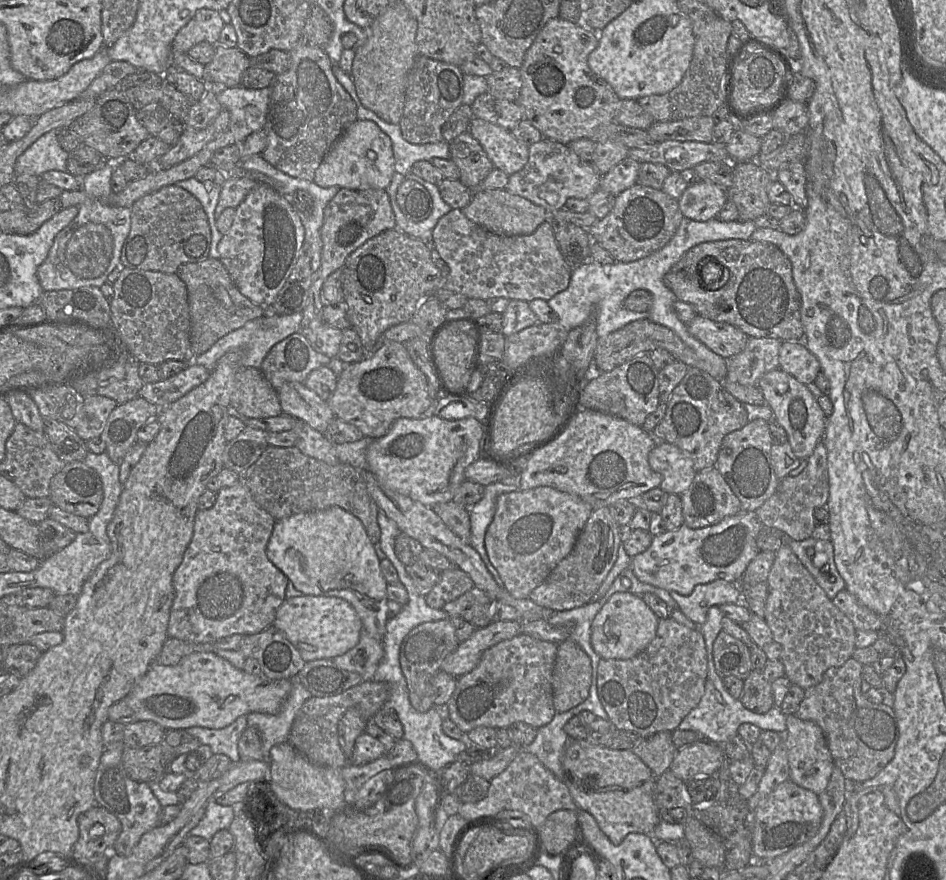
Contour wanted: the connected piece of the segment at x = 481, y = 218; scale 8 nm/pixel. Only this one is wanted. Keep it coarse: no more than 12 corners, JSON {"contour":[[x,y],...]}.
{"contour":[[505,188],[476,190],[462,212],[500,236],[530,235],[543,207]]}

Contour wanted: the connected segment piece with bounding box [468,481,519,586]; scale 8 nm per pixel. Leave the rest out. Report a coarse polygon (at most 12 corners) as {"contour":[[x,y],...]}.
{"contour":[[495,482],[468,511],[468,544],[480,555],[499,586],[502,580],[491,564],[484,537],[503,493],[519,490],[516,484]]}

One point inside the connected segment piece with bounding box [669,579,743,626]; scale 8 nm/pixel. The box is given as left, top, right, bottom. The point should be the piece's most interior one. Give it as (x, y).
(695, 606)

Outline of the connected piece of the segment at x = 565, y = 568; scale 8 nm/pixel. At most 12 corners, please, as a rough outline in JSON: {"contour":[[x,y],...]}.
{"contour":[[594,509],[572,551],[528,598],[545,610],[591,602],[623,529]]}

